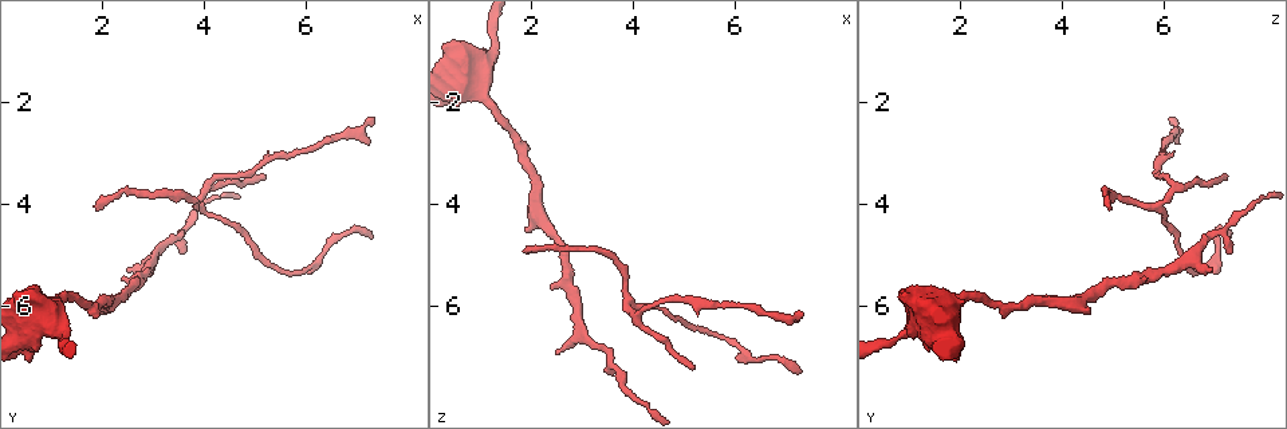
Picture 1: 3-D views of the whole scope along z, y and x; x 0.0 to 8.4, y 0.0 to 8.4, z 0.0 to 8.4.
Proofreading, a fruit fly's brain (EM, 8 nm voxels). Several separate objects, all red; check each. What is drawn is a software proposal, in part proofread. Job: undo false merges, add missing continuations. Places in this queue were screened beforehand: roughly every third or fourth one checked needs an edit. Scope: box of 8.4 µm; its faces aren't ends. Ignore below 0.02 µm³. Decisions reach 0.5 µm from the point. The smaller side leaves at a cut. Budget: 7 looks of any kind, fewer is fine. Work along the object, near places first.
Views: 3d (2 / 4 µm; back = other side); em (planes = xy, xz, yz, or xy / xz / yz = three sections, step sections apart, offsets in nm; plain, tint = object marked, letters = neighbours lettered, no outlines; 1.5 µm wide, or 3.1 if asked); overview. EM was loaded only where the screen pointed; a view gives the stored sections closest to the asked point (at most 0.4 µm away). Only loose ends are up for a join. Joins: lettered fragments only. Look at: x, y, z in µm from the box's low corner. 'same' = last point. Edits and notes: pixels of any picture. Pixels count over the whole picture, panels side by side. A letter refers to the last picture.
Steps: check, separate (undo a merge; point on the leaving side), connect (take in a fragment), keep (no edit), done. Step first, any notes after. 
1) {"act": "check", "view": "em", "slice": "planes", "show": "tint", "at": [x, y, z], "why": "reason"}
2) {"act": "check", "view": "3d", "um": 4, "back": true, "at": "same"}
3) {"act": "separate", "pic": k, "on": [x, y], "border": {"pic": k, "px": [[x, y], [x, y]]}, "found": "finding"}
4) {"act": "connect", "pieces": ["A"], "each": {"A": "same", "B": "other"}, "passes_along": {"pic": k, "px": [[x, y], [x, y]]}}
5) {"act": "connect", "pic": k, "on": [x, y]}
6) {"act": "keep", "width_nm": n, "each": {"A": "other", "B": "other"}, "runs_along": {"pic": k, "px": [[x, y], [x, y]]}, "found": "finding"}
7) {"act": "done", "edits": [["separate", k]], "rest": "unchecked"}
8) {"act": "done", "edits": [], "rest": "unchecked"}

{"act": "check", "view": "3d", "um": 2, "at": [7.30, 2.25, 6.10], "why": "tapers out"}

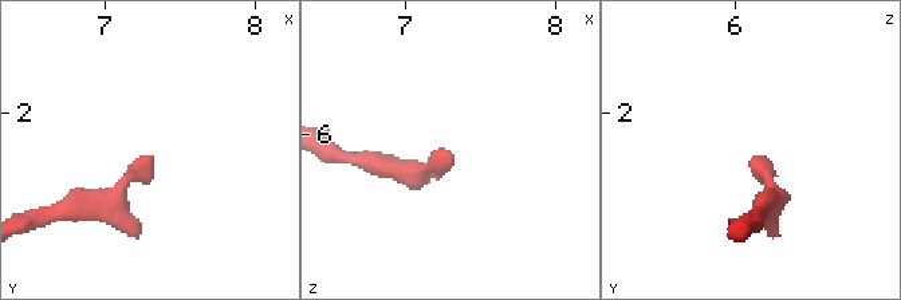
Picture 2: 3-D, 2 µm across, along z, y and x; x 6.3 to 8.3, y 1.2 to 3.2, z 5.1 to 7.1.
{"act": "check", "view": "em", "slice": "planes", "show": "letters", "at": [7.30, 2.30, 6.18]}

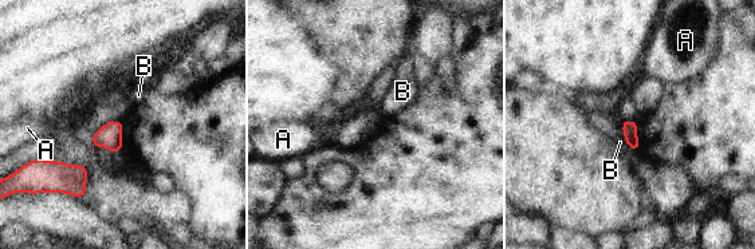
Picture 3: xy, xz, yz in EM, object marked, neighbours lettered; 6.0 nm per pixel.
{"act": "keep", "each": {"A": "other", "B": "other"}, "border": {"pic": 3, "px": [[621, 123], [624, 139], [632, 149]]}, "found": "no lettered fragment goes on from it"}

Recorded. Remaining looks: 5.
{"act": "check", "view": "3d", "um": 4, "at": [5.15, 3.50, 7.25], "why": "tapers out"}

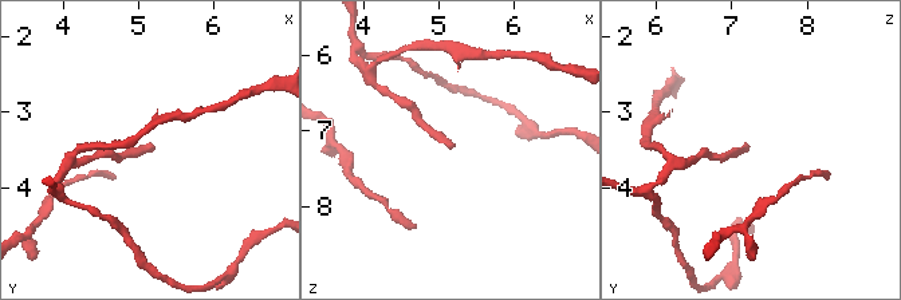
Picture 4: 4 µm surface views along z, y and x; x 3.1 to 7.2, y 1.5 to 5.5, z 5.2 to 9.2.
{"act": "check", "view": "em", "slice": "planes", "show": "tint", "at": [5.15, 3.50, 7.25]}

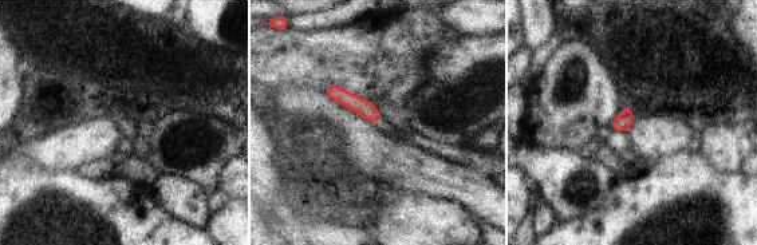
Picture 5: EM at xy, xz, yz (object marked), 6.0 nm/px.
{"act": "check", "view": "em", "slice": "planes", "show": "letters", "at": "same", "why": "what lies round it"}

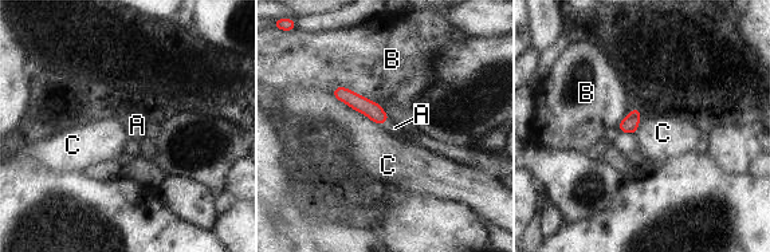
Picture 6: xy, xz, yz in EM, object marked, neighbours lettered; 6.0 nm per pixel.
{"act": "connect", "pieces": ["A"], "width_nm": 110, "longest_contact_nm": ["B", 300], "each": {"A": "same", "B": "other", "C": "other"}, "found": "it goes on there"}

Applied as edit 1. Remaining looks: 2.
{"act": "done", "edits": [["connect", 6]], "rest": "unchecked"}

